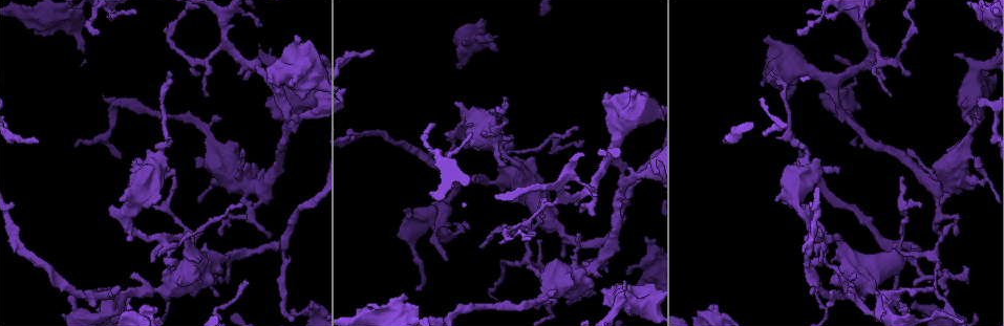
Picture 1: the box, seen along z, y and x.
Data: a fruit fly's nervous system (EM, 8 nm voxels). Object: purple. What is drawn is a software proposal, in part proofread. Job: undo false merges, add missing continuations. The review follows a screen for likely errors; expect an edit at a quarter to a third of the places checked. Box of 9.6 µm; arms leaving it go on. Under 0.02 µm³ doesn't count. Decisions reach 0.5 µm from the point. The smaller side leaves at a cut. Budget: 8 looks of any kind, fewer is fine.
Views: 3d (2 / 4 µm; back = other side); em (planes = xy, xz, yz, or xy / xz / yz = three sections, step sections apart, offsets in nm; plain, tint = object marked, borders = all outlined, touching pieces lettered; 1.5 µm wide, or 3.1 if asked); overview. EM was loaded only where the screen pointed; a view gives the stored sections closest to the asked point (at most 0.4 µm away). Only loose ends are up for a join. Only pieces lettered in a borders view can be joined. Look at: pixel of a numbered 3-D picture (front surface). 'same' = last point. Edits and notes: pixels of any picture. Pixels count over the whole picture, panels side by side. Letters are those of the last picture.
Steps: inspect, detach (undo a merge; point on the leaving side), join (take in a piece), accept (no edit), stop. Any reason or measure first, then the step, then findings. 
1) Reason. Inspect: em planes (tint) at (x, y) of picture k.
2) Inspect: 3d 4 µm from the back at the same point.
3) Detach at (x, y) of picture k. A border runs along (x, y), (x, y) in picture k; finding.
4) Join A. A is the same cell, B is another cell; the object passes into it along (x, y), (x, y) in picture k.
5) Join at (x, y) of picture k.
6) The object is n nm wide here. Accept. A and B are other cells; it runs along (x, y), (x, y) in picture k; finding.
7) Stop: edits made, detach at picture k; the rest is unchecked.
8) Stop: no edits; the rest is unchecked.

Three arms meet. Inspect: em planes (tint) at (840, 114) of picture 1.

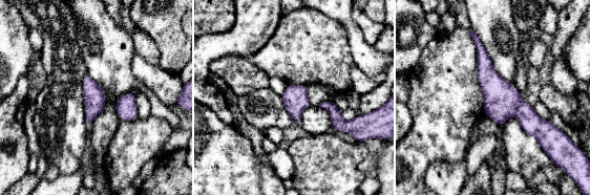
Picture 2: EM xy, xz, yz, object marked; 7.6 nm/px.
See the neighbours. Inspect: em planes (borders) at the same point.

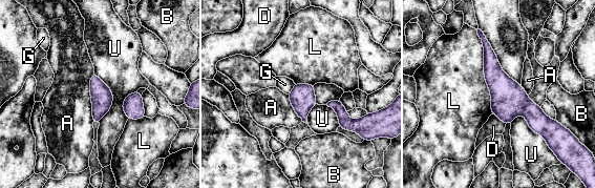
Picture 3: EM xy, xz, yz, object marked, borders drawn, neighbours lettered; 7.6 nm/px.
Accept. A, B, D, G, L and U are other cells; it runs along (483, 38), (493, 75), (556, 128) in picture 3; continuous, no second cell.

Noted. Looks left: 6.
An open end. Inspect: 3d 4 µm at (858, 17) of picture 1.

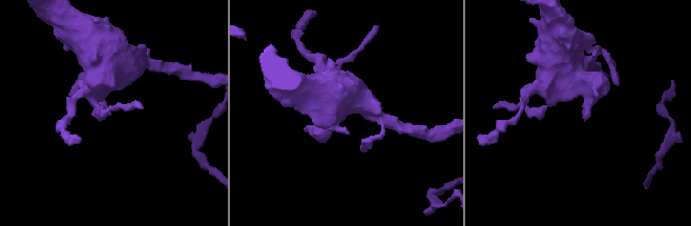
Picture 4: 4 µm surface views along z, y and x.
Shape alone is not enough. Inspect: em planes (tint) at (583, 115) of picture 4.

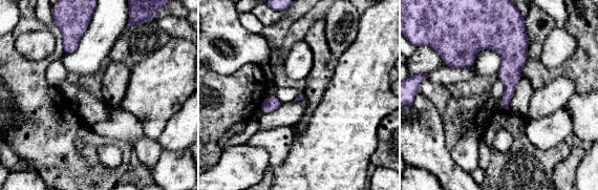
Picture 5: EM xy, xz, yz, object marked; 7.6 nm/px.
See the neighbours. Inspect: em planes (borders) at the same point.

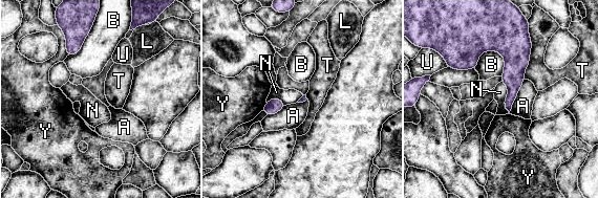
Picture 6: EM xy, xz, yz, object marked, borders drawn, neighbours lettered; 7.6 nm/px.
Accept. A, B, L, N, T, U and Y are other cells; a border runs along (502, 81), (509, 111) in picture 6; none of them fits.

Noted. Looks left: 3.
An open end. Inspect: 3d 4 µm at (553, 290) of picture 1.

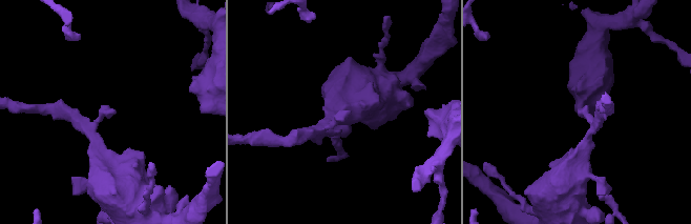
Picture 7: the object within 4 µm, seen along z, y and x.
Inspect: em planes (borders) at (347, 111) of picture 7.

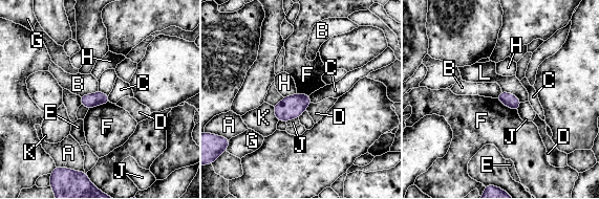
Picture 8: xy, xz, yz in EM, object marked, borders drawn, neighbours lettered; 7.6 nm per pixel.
The object is 110 nm wide here. Accept. A, B, C, D, E, F, G, H, J, K and L are other cells; a border runs along (109, 102), (97, 105), (88, 110) in picture 8; no lettered piece goes on from it.

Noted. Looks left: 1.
Free end. Inspect: em planes (borders) at (806, 238) of picture 1.

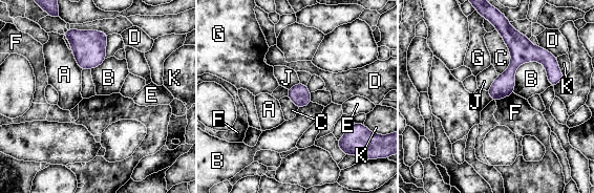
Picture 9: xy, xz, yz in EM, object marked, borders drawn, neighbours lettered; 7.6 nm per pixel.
Accept. A, B, C, D, E, F, G, J and K are other cells; a border runs along (497, 76), (487, 90) in picture 9; none of them fits.

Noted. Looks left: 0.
Stop: no edits; the rest is unchecked.

